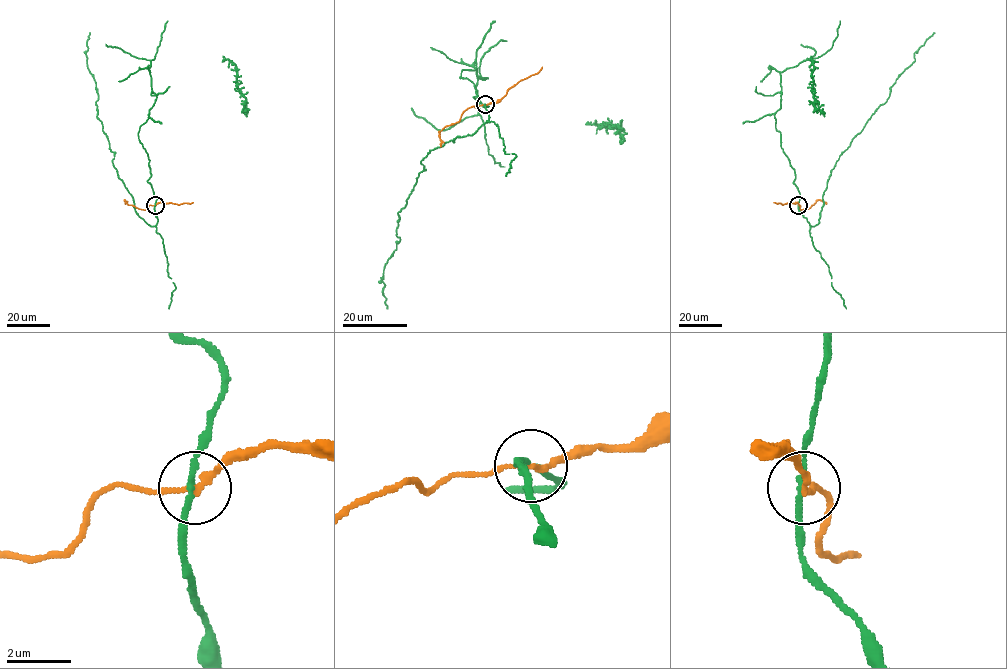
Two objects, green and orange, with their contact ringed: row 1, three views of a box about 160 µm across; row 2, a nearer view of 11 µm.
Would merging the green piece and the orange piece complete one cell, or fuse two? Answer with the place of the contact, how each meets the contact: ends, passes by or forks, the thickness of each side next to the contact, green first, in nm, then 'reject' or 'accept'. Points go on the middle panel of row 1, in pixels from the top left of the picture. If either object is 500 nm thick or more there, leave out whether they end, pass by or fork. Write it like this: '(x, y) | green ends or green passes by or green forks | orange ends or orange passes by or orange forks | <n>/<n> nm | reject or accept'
(485, 104) | green passes by | orange passes by | 150/170 nm | reject

